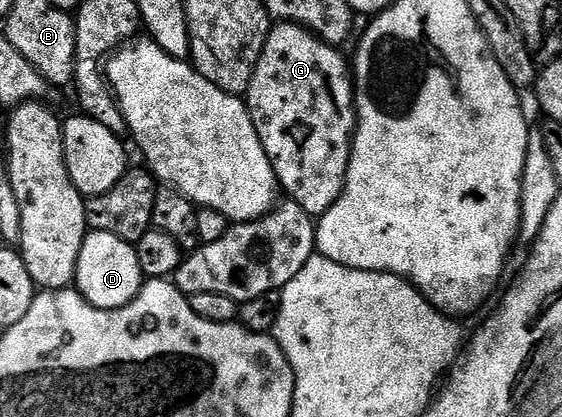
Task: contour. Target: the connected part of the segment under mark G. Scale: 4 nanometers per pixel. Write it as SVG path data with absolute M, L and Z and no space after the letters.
M293 22L274 25L265 38L259 64L243 95L245 109L255 124L255 132L273 165L280 189L311 216L326 214L345 187L349 154L355 129L355 82L350 67L341 59L340 49L328 46L317 35Z

